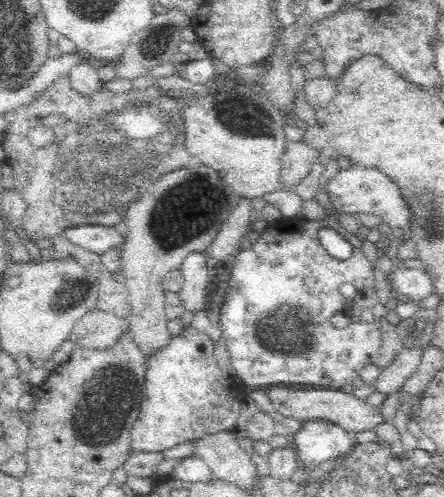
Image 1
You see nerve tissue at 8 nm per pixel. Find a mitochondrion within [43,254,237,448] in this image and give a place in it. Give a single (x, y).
(106, 378)

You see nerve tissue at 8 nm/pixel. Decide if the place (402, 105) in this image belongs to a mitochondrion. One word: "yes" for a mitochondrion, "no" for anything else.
no

